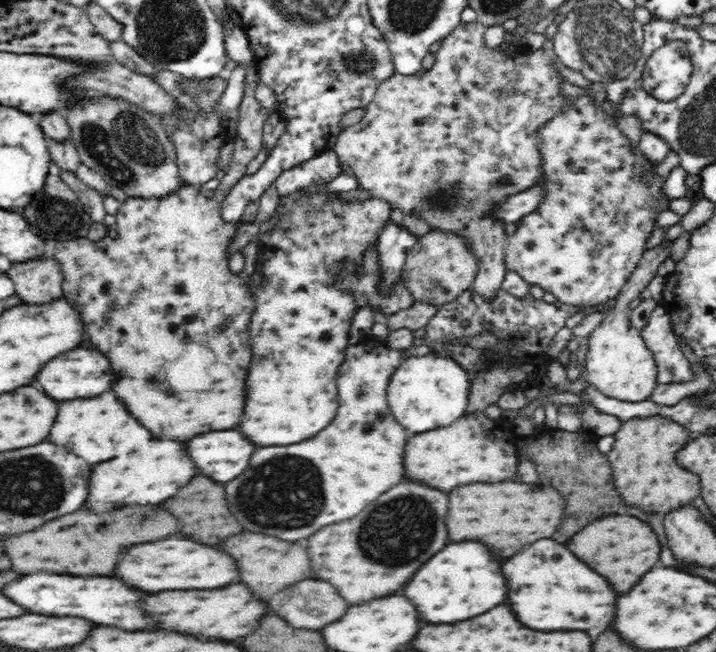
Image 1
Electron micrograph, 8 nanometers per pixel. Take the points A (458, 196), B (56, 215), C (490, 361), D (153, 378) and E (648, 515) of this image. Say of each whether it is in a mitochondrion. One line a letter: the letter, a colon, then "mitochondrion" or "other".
A: mitochondrion
B: mitochondrion
C: other
D: mitochondrion
E: other

